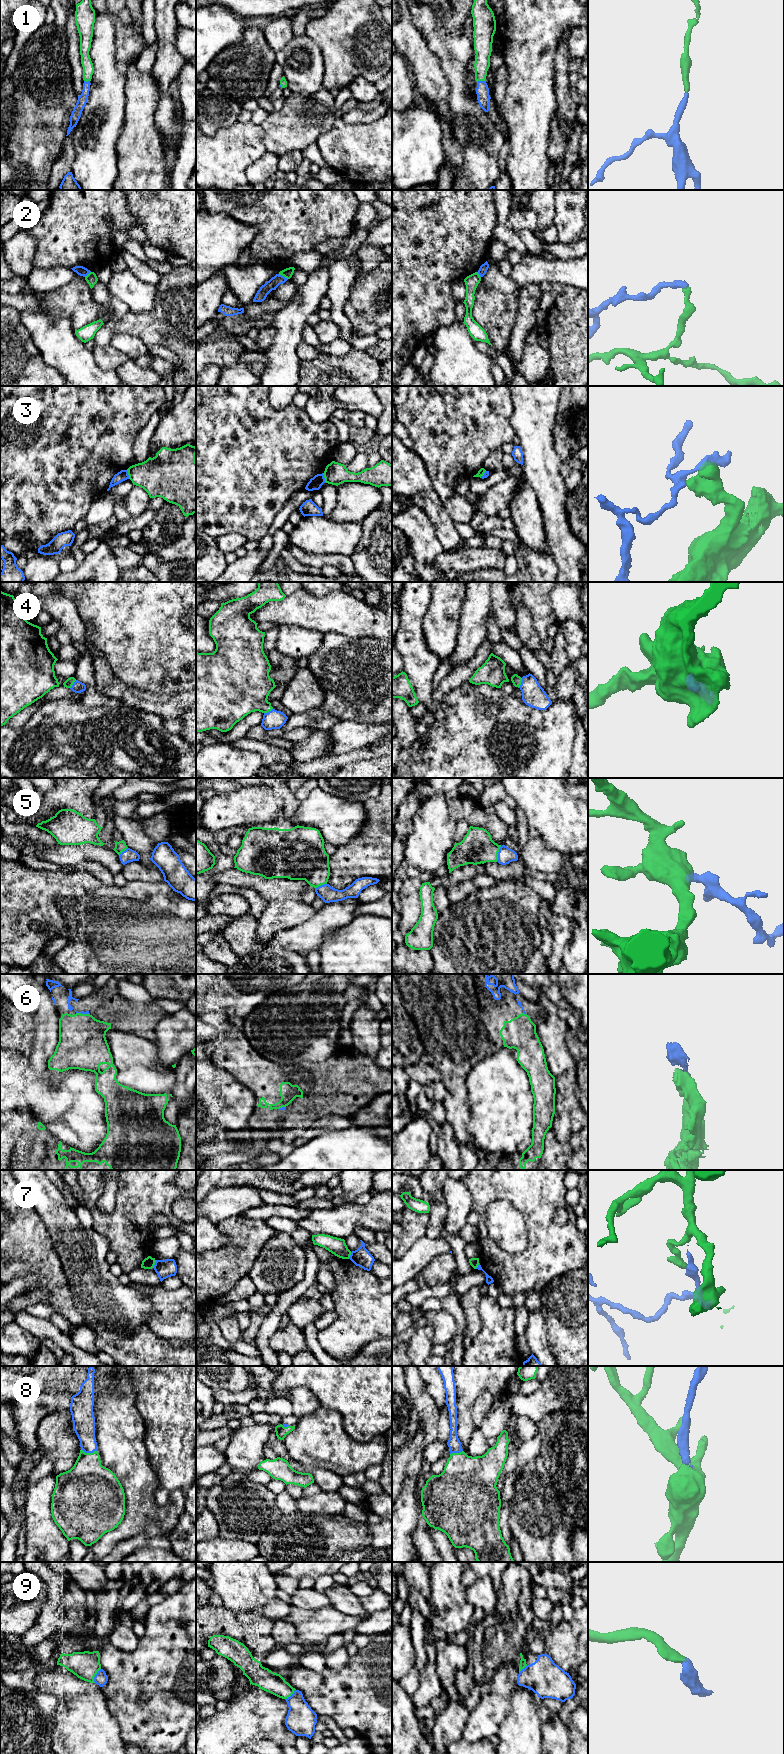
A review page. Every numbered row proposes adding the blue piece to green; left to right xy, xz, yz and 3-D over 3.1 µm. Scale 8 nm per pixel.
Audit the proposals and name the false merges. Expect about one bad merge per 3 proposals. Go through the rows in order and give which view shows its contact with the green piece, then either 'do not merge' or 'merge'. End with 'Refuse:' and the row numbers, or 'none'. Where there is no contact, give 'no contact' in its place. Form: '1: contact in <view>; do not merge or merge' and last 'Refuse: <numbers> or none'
1: contact in yz; merge
2: contact in xz; do not merge
3: contact in xz; do not merge
4: contact in yz; merge
5: contact in yz; merge
6: contact in xy; merge
7: contact in xy; do not merge
8: contact in xy; merge
9: contact in xy; merge
Refuse: 2, 3, 7

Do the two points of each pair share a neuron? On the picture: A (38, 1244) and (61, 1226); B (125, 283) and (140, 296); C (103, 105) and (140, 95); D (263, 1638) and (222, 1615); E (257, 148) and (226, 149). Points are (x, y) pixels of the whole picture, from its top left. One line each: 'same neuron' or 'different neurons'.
A: different neurons
B: same neuron
C: different neurons
D: same neuron
E: same neuron

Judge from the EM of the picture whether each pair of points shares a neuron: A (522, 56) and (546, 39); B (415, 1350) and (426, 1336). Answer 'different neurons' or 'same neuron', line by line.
A: same neuron
B: same neuron

